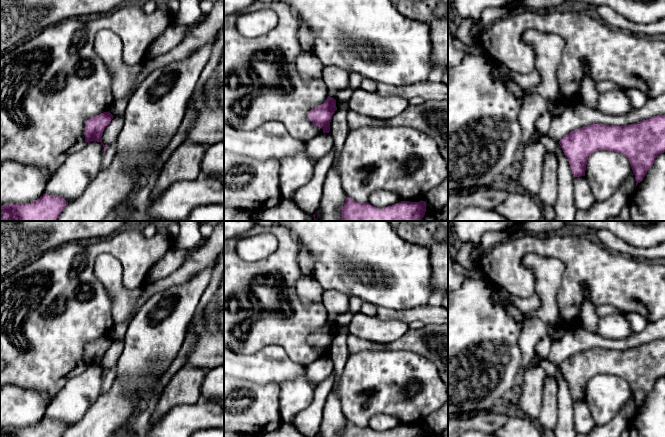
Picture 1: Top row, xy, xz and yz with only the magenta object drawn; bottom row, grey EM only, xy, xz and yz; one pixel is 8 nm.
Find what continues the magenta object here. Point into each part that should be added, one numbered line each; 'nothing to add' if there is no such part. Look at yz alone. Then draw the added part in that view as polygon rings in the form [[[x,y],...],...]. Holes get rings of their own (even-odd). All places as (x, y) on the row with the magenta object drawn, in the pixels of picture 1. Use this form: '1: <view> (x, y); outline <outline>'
nothing to add

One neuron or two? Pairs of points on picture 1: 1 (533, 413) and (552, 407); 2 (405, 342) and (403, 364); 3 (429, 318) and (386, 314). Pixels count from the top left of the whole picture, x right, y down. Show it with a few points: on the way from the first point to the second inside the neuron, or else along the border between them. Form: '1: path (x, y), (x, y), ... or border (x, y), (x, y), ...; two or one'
1: border (544, 388), (541, 411), (537, 419); two
2: border (380, 349), (406, 349), (426, 358); two
3: path (418, 315), (397, 314); one

